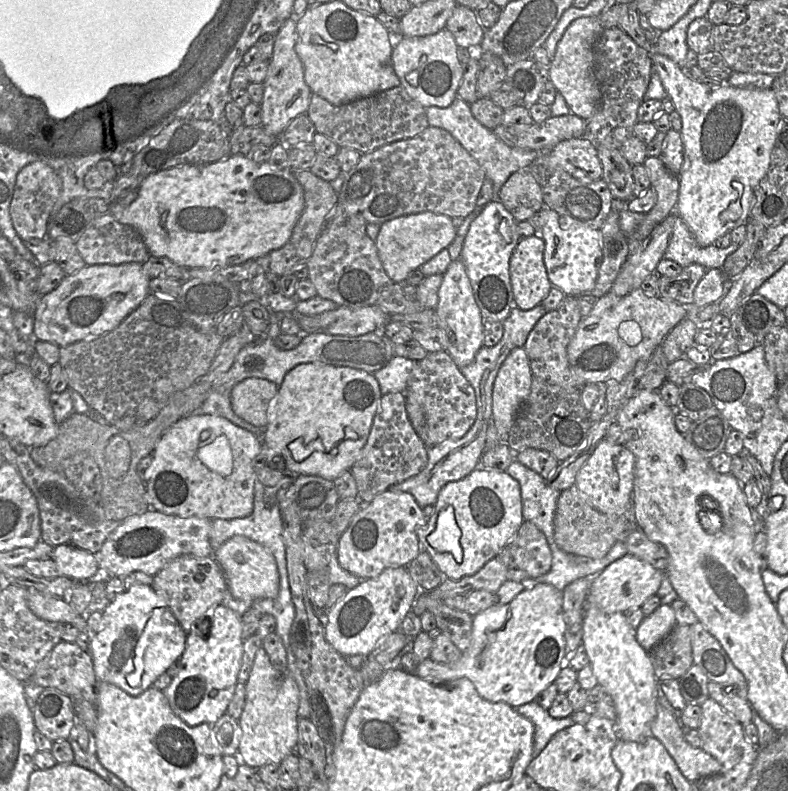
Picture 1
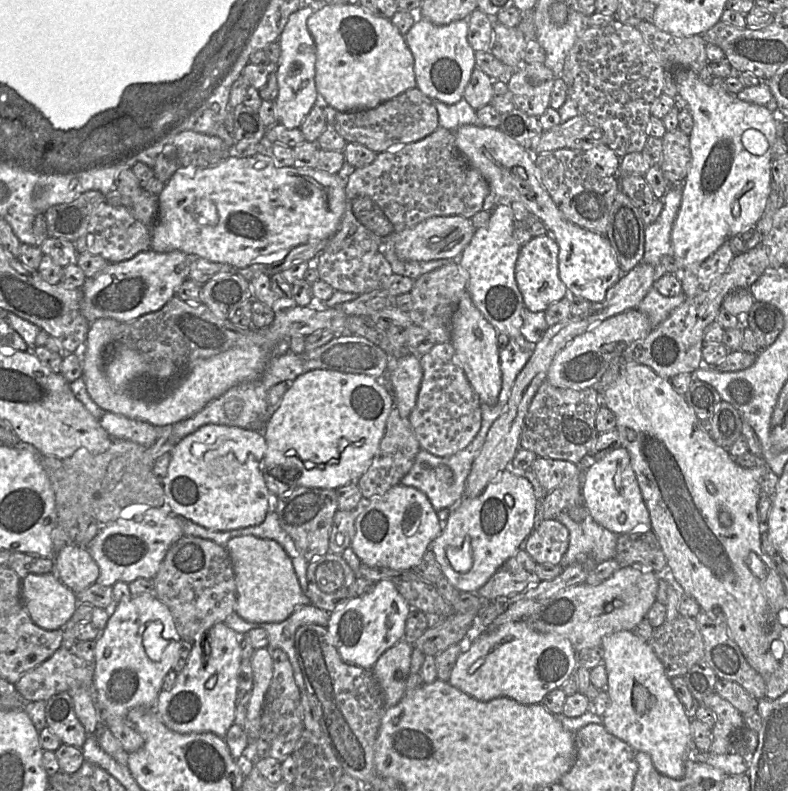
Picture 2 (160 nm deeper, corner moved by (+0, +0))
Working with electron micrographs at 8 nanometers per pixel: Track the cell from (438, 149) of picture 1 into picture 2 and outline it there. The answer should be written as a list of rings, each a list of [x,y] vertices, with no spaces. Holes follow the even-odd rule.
[[[438,127],[425,138],[390,147],[376,155],[374,161],[356,168],[345,186],[345,211],[336,233],[328,240],[324,252],[337,252],[353,245],[356,234],[365,234],[377,244],[396,242],[397,235],[434,216],[458,215],[470,219],[483,208],[490,187],[483,175],[472,167],[456,146],[454,133]]]

